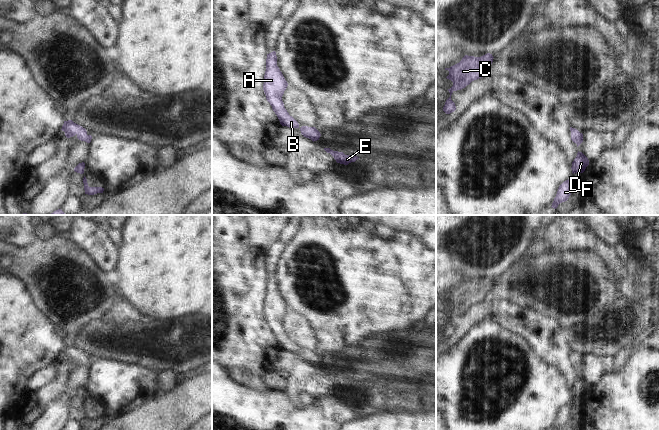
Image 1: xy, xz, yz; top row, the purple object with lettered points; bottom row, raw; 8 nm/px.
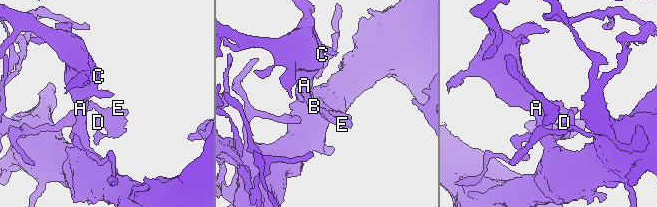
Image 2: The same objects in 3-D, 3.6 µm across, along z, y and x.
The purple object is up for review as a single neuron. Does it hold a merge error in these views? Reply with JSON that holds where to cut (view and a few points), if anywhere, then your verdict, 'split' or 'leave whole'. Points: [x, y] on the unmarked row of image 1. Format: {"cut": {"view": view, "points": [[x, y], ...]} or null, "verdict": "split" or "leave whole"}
{"cut": null, "verdict": "leave whole"}

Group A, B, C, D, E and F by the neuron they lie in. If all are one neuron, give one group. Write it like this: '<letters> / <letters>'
A B C D E F

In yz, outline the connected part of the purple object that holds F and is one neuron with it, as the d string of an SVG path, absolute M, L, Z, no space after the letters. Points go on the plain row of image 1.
M572 400L564 405L558 412L556 421L552 427L552 430L558 430L560 427L565 426L568 424L569 420L571 419L573 402Z

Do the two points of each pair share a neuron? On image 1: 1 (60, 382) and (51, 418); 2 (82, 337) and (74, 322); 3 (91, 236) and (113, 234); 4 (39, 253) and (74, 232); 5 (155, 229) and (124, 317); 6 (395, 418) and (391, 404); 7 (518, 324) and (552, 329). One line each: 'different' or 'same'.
1: different
2: different
3: different
4: different
5: different
6: different
7: same

